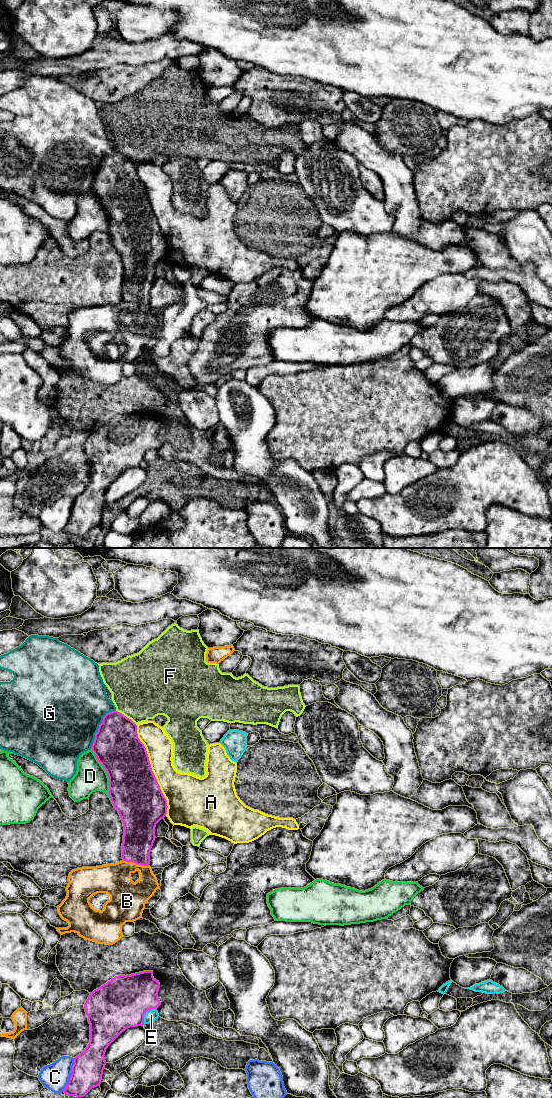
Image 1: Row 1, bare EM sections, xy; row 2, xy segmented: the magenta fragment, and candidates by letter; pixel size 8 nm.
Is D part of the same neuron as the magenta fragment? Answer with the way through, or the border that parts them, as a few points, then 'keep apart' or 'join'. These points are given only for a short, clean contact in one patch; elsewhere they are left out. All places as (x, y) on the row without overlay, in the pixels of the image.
keep apart

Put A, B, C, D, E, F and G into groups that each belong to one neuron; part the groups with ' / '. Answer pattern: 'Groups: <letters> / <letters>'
Groups: A / B / C / D / E / F / G

